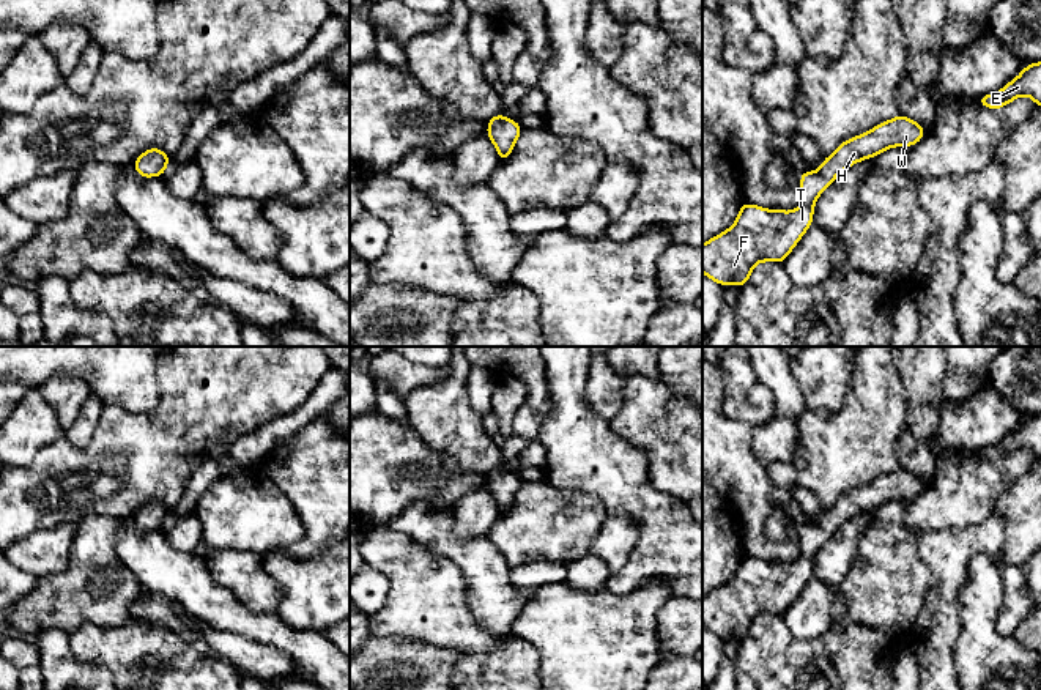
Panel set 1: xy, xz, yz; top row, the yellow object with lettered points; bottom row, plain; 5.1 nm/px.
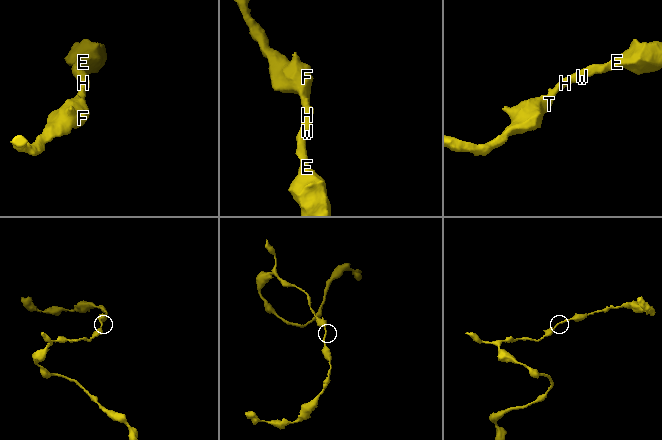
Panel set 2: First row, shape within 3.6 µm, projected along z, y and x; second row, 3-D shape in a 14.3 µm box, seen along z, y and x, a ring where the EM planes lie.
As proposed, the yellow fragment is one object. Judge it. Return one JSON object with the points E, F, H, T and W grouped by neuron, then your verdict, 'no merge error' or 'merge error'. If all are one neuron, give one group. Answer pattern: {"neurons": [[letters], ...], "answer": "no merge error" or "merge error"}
{"neurons": [["E", "F", "H", "T", "W"]], "answer": "no merge error"}

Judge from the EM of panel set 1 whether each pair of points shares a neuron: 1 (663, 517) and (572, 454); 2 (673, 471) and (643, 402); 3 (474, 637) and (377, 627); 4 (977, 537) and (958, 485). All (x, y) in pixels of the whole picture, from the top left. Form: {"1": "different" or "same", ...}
{"1": "same", "2": "same", "3": "same", "4": "different"}

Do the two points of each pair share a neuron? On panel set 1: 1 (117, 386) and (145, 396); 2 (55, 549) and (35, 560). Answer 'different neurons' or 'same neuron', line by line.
1: same neuron
2: same neuron

